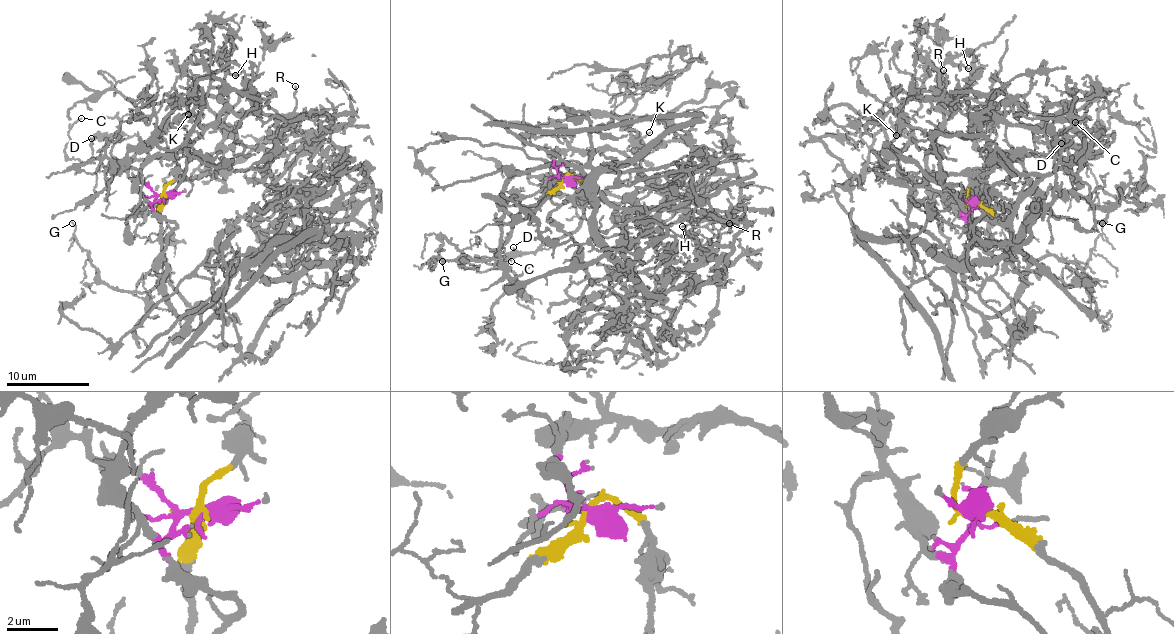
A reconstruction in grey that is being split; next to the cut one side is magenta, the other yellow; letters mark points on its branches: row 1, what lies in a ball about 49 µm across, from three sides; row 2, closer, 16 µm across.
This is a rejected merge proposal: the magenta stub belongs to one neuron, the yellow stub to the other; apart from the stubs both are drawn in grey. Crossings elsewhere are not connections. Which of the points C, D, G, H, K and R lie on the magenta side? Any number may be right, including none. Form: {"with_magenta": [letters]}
{"with_magenta": ["H", "K", "R"]}

